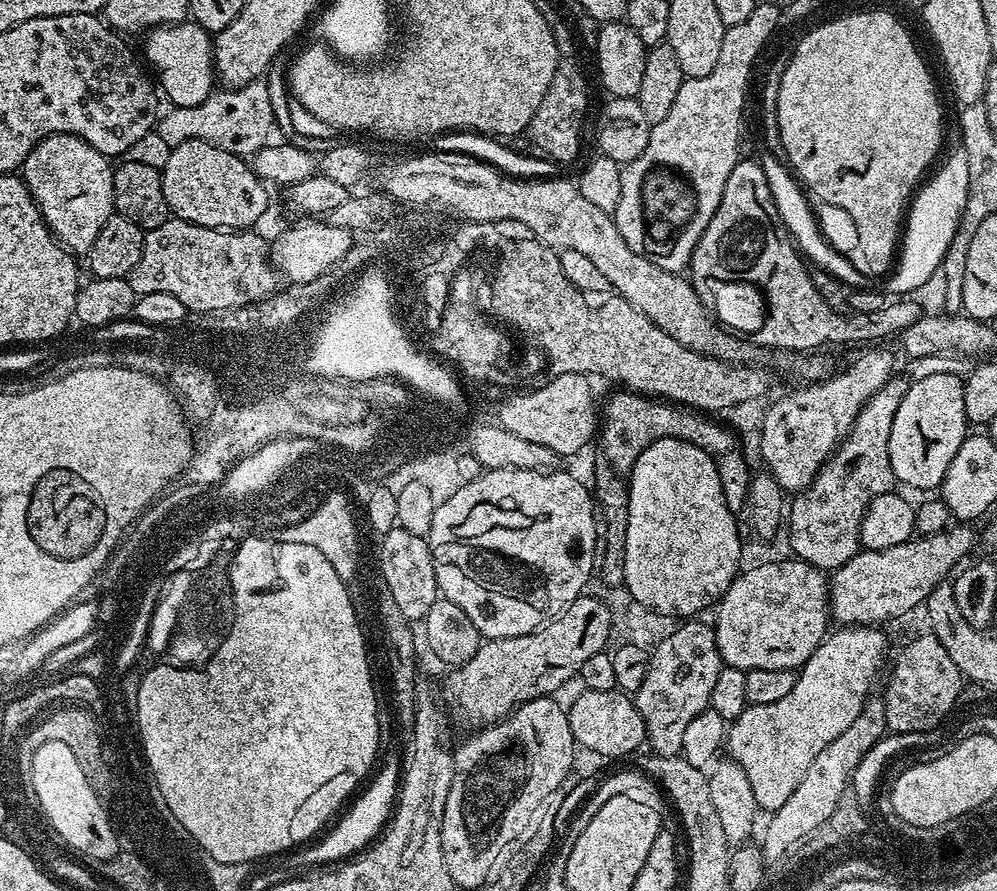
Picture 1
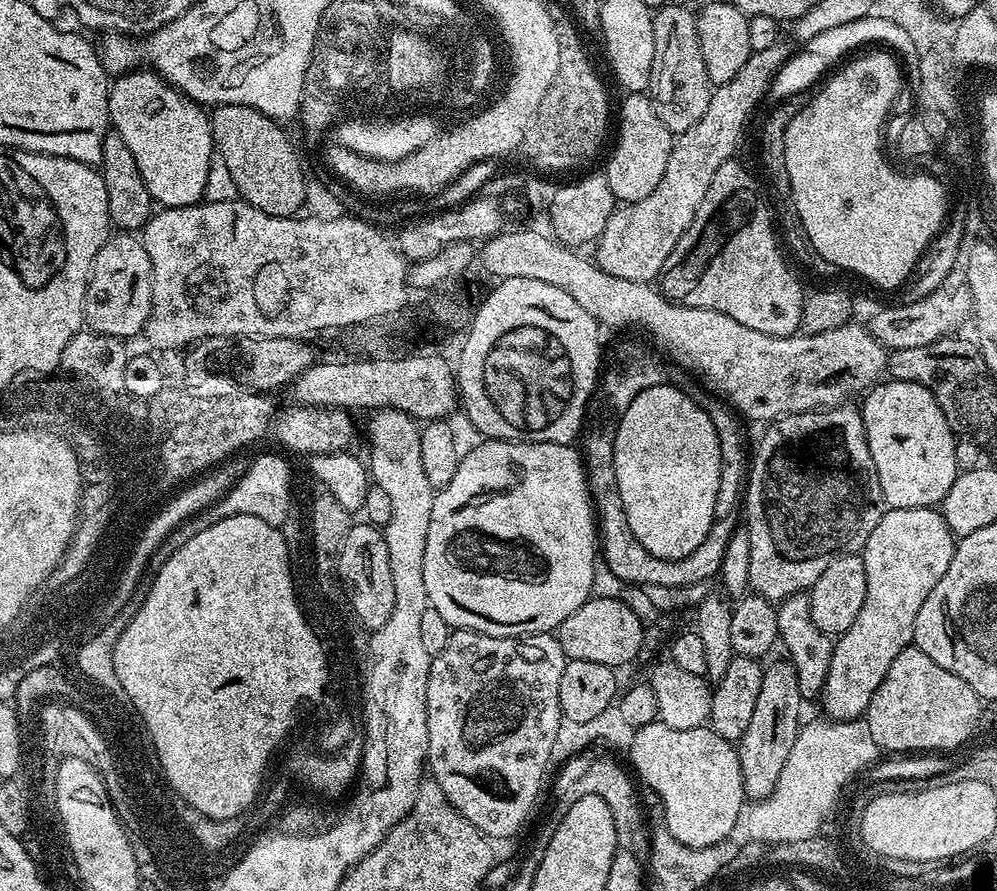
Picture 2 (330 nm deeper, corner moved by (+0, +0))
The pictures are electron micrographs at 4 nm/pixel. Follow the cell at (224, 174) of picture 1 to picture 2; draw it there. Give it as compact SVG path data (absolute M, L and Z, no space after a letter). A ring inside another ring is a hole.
M133 70L125 72L123 76L115 77L108 93L108 118L111 127L120 135L122 142L126 142L126 146L130 146L130 154L134 154L134 162L138 162L138 174L142 174L142 182L146 182L146 190L150 190L153 201L164 208L185 208L191 204L199 204L204 200L207 174L214 165L214 145L209 117L209 113L201 105L197 104L195 100L184 95L180 89L174 88L170 84L165 84L164 79L157 72L151 70Z

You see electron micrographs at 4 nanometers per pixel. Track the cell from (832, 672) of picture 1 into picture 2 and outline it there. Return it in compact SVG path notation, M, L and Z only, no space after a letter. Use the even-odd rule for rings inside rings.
M935 507L930 508L888 508L882 514L878 526L870 530L870 538L866 538L862 549L866 574L865 602L858 616L845 632L835 637L830 658L830 674L826 674L826 682L822 693L824 708L833 720L859 720L870 706L870 698L874 698L874 690L882 686L882 678L886 678L886 670L890 670L890 662L902 654L902 650L913 643L914 618L918 618L918 610L930 590L938 586L938 578L946 574L946 566L950 566L950 558L956 549L957 537L946 526L944 515Z

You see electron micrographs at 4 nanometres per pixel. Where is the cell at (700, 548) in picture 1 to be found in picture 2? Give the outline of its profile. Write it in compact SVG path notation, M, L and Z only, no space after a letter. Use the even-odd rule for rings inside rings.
M663 384L653 388L644 388L624 412L619 413L620 425L615 425L614 439L612 441L611 471L616 472L614 487L621 492L622 506L625 508L626 520L629 522L630 531L647 552L655 558L676 560L686 558L701 545L706 534L710 534L710 528L716 520L714 502L718 498L718 482L720 481L720 443L718 434L714 430L714 422L710 422L710 414L702 410L692 399L688 397L687 391L676 387L674 384Z

